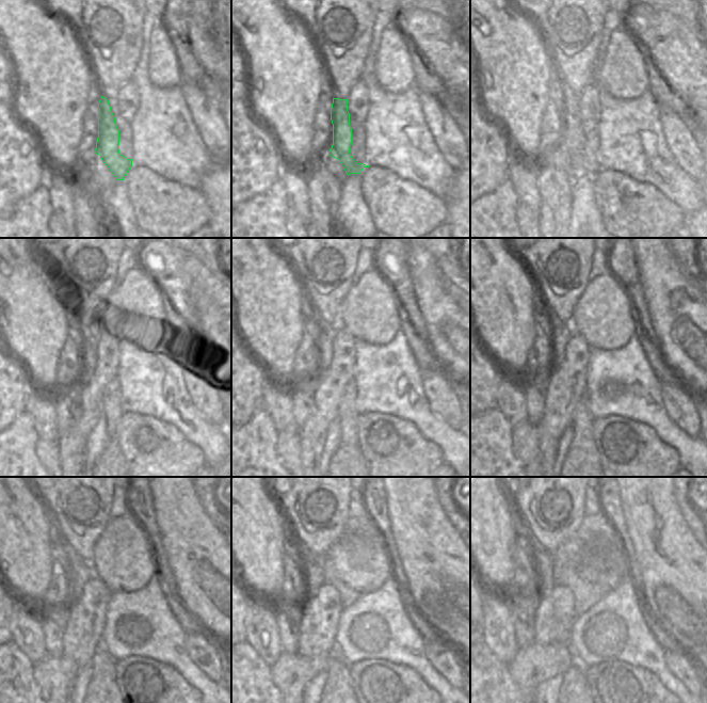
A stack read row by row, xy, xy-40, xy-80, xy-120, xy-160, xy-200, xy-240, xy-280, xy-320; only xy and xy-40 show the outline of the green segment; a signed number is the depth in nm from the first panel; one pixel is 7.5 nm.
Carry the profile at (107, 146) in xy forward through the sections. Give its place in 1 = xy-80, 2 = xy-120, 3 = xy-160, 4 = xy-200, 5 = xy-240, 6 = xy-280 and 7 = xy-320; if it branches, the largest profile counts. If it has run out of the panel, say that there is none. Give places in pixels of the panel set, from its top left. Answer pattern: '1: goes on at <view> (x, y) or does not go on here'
1: goes on at xy-80 (574, 139)
2: goes on at xy-120 (90, 335)
3: goes on at xy-160 (326, 333)
4: goes on at xy-200 (563, 332)
5: goes on at xy-240 (81, 571)
6: goes on at xy-280 (314, 565)
7: goes on at xy-320 (543, 559)

